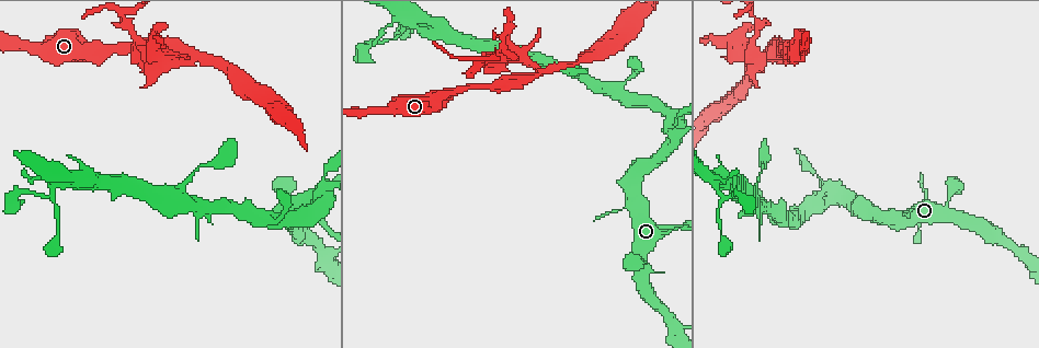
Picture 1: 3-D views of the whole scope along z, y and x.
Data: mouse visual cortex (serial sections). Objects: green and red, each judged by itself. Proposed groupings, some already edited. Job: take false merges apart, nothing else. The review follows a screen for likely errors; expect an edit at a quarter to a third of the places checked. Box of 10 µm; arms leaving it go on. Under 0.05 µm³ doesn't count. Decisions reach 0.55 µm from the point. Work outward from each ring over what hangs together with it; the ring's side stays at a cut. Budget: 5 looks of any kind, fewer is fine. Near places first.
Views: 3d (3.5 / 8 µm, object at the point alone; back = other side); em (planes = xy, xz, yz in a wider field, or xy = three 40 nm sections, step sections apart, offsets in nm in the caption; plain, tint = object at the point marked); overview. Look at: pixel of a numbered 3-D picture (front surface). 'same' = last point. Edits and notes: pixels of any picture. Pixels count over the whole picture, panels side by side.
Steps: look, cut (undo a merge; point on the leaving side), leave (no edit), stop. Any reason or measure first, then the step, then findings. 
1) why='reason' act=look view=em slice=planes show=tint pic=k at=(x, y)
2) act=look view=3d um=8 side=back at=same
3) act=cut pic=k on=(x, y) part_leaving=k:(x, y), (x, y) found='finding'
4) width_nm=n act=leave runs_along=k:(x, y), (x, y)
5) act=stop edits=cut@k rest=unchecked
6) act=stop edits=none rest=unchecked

why='three arms meet' act=look view=3d um=3.5 pic=1 at=(543, 59)

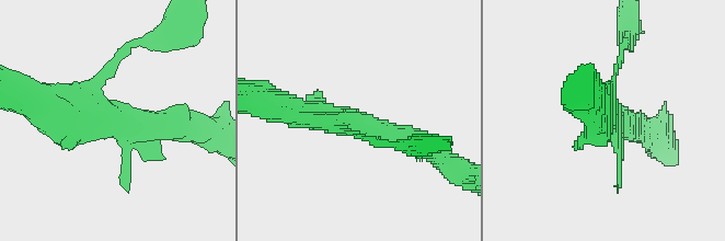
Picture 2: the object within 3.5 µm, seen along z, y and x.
act=look view=em slice=planes show=tint pic=2 at=(111, 122)

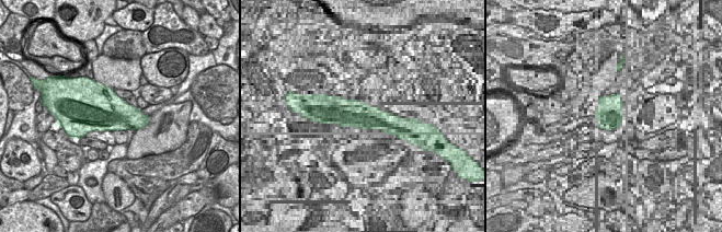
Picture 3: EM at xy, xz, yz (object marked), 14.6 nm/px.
act=leave runs_along=2:(426, 146), (352, 121), (288, 110) found='all the same cell'

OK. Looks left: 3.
why='a narrow waist' act=look view=3d um=3.5 pic=1 at=(56, 215)

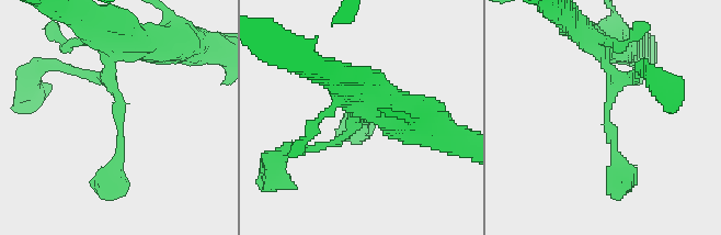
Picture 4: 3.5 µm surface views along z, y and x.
arm_widths_nm=150,250 why='shape alone is not enough' act=look view=em slice=xy step=2 show=tint pic=4 at=(608, 121)

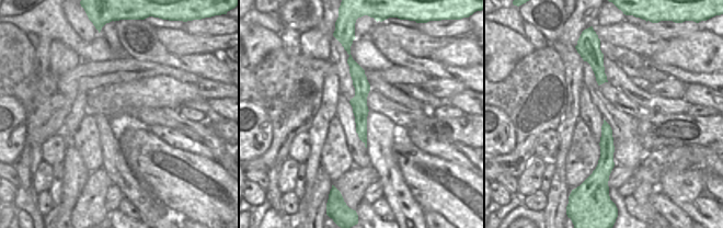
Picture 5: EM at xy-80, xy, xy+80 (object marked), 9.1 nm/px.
act=leave runs_along=5:(351, 61), (360, 83), (364, 138) found='one cell here'

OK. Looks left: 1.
act=stop edits=none rest=unchecked

